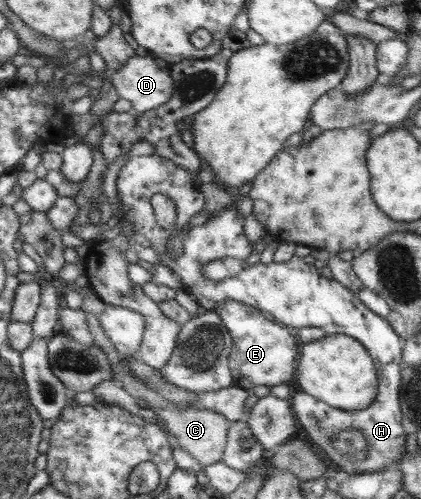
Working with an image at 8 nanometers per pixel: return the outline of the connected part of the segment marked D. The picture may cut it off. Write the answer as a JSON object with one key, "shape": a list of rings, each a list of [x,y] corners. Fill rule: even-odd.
{"shape":[[[136,53],[132,58],[128,58],[124,65],[112,71],[112,86],[116,89],[118,96],[124,100],[129,100],[136,110],[136,114],[151,111],[165,104],[170,100],[174,87],[172,77],[167,69],[160,69],[154,62],[150,54]]]}

